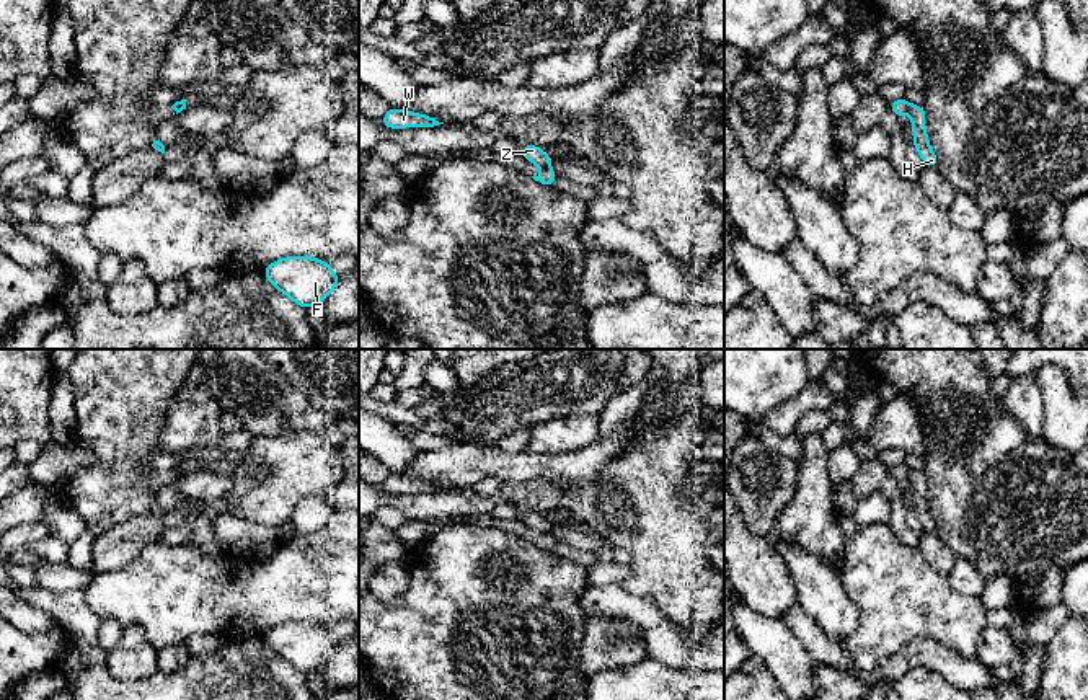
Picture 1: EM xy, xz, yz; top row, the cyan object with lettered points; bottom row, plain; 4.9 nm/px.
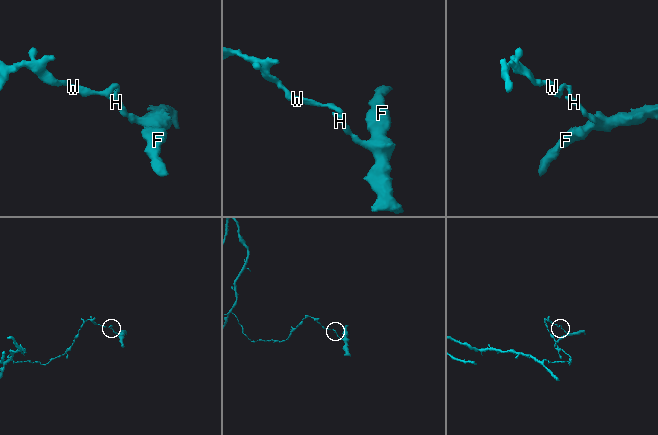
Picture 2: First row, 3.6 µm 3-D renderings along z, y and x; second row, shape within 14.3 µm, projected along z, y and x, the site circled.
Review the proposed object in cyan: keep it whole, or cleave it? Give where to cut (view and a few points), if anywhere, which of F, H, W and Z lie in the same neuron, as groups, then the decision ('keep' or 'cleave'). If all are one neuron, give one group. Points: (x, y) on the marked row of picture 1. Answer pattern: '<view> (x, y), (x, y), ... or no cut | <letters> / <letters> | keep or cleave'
yz (911, 105), (906, 113) | F H / W Z | cleave

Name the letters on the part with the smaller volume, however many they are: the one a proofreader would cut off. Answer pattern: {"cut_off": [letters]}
{"cut_off": ["F", "H"]}

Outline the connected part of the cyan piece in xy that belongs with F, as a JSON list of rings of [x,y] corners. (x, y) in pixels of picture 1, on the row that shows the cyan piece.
[[[289,256],[272,261],[263,274],[277,290],[305,310],[325,300],[339,282],[331,264],[308,256]]]

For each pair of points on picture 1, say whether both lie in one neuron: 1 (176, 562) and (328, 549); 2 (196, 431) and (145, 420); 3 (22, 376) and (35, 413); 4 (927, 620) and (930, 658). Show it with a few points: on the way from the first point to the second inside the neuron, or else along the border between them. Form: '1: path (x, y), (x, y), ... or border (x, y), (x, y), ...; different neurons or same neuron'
1: path (214, 586), (291, 586); same neuron
2: border (180, 389), (167, 408), (159, 431), (157, 451); different neurons
3: path (22, 385), (22, 400), (25, 403); same neuron
4: border (893, 653), (914, 640), (932, 638), (963, 656); different neurons

